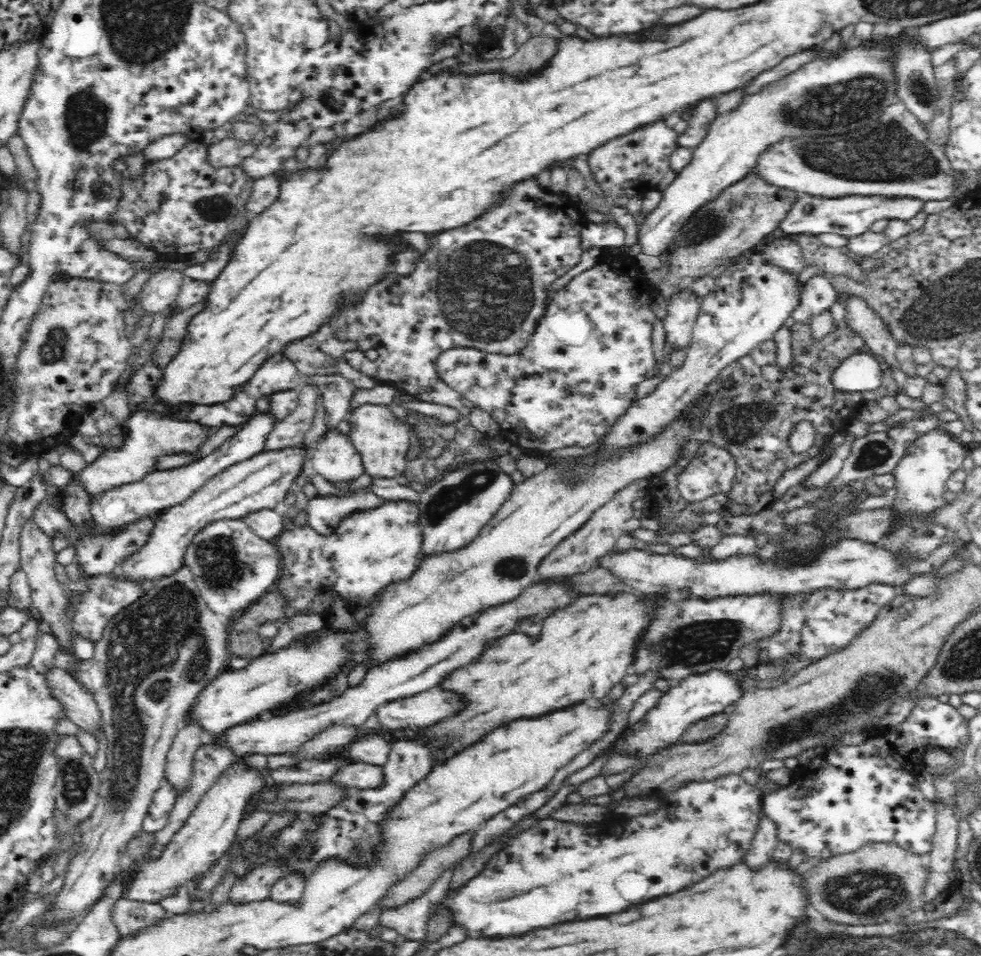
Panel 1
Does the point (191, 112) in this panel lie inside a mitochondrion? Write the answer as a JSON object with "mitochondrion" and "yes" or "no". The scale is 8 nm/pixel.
{"mitochondrion":"no"}

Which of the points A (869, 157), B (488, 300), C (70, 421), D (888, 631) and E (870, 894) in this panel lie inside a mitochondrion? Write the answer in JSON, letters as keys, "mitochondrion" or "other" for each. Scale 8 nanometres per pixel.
{"A":"mitochondrion","B":"mitochondrion","C":"other","D":"other","E":"mitochondrion"}

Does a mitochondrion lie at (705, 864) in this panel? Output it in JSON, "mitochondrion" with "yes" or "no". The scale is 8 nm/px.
{"mitochondrion":"no"}

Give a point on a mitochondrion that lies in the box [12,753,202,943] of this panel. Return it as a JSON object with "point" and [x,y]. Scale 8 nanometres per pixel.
{"point":[76,784]}

